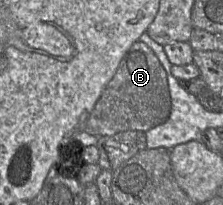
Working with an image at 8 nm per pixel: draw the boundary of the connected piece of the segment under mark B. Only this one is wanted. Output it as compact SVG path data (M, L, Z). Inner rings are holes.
M138 40L122 57L114 76L96 101L86 127L94 129L98 136L112 136L127 130L146 132L163 124L171 111L167 73L152 49Z

